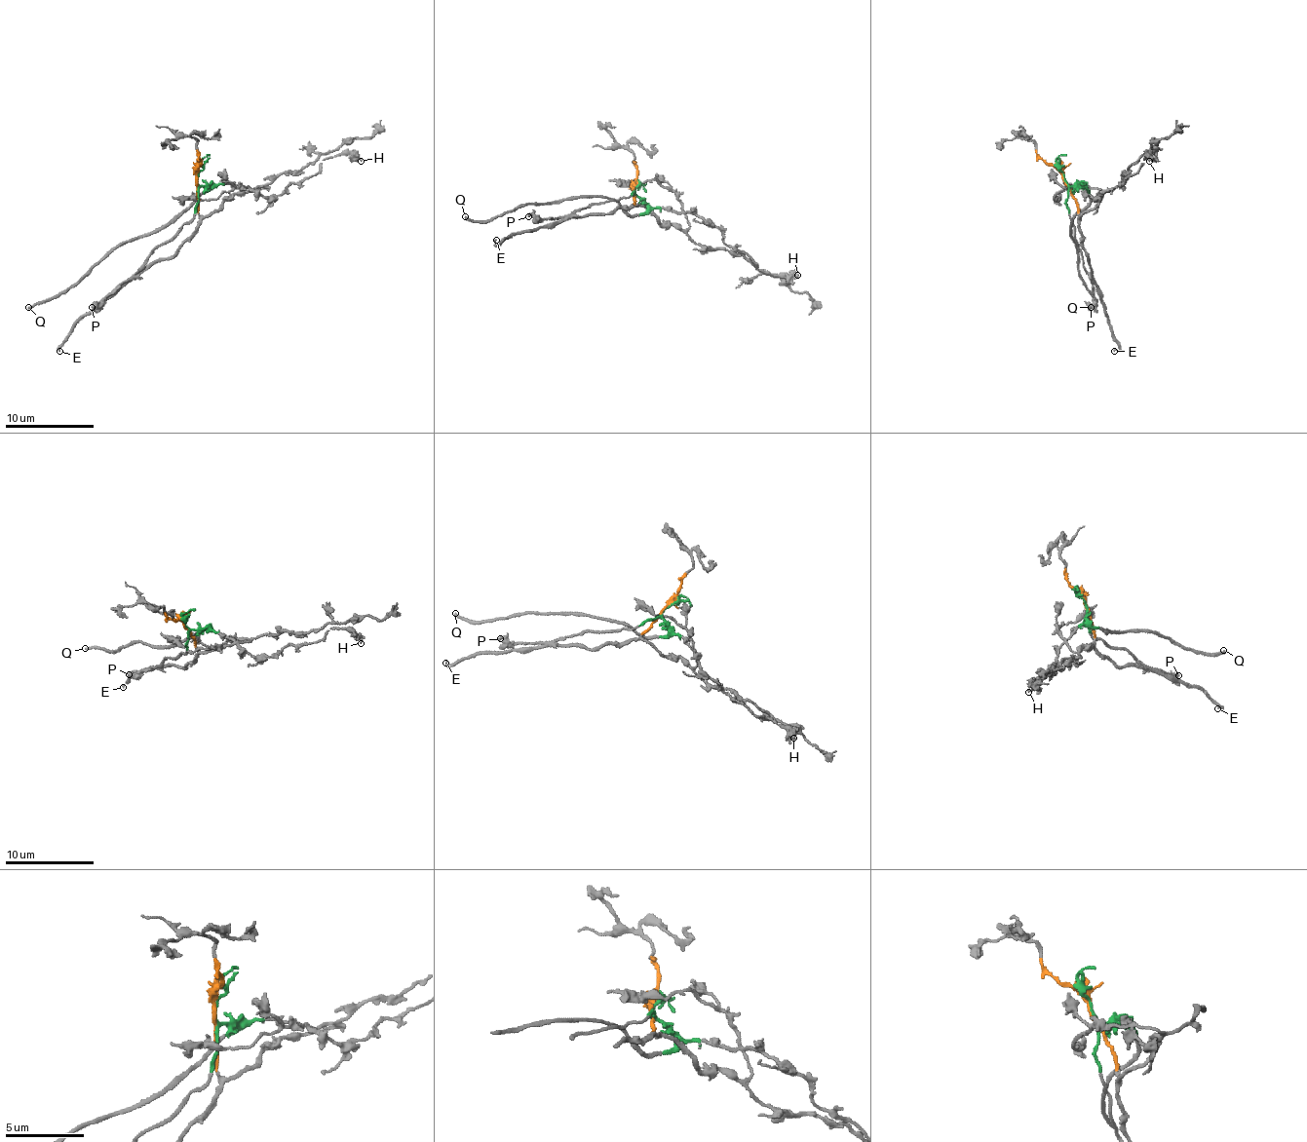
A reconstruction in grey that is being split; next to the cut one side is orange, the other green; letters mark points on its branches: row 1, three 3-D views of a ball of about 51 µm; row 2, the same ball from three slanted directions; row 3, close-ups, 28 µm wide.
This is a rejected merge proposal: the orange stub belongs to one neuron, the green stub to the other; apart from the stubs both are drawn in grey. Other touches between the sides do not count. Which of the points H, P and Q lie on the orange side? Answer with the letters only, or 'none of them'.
none of them

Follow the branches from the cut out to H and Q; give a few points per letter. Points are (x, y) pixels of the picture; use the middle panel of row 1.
H: (634, 188), (649, 206), (693, 212), (713, 223), (729, 246), (735, 246), (759, 270), (773, 274), (797, 274)
Q: (634, 188), (647, 210), (638, 214), (629, 214), (614, 199), (571, 197), (520, 204), (485, 221), (466, 216)

